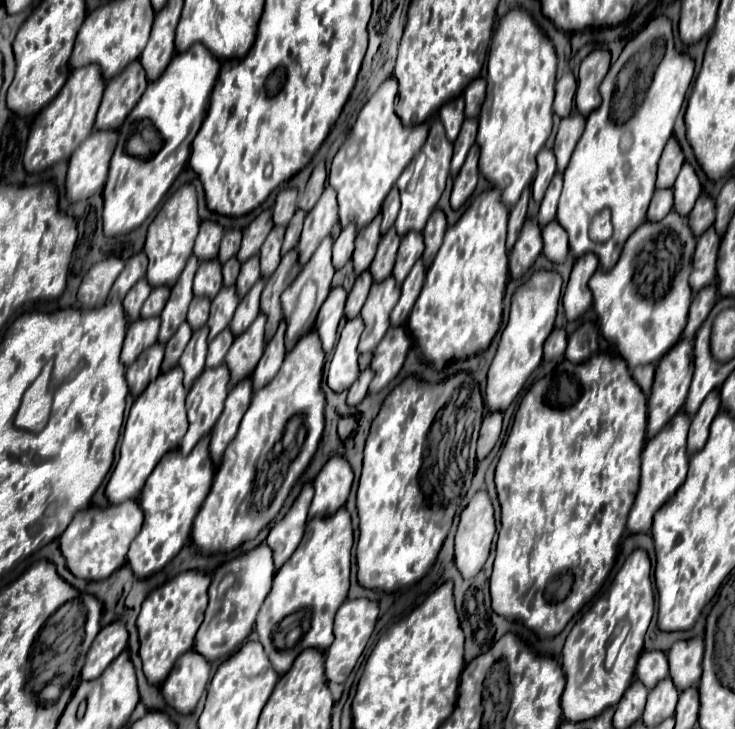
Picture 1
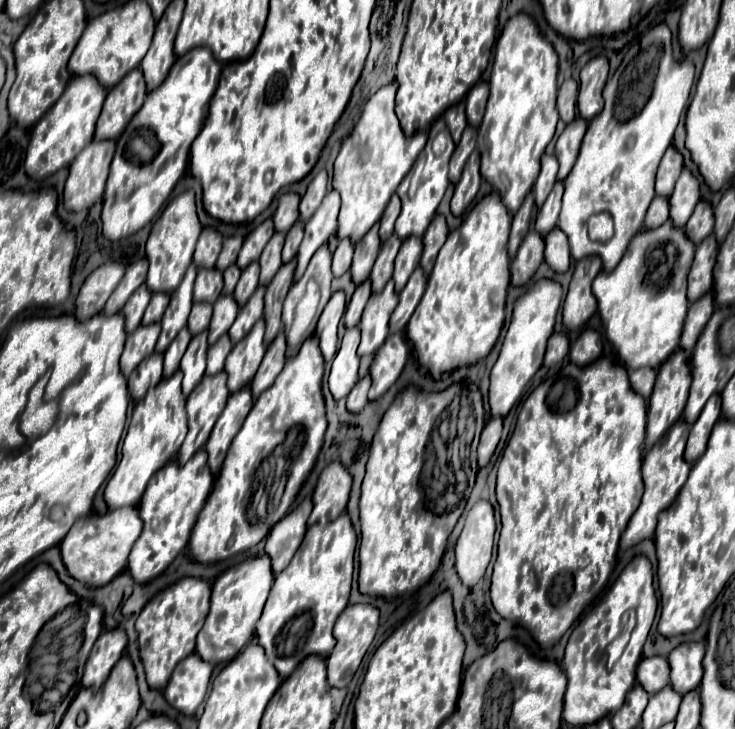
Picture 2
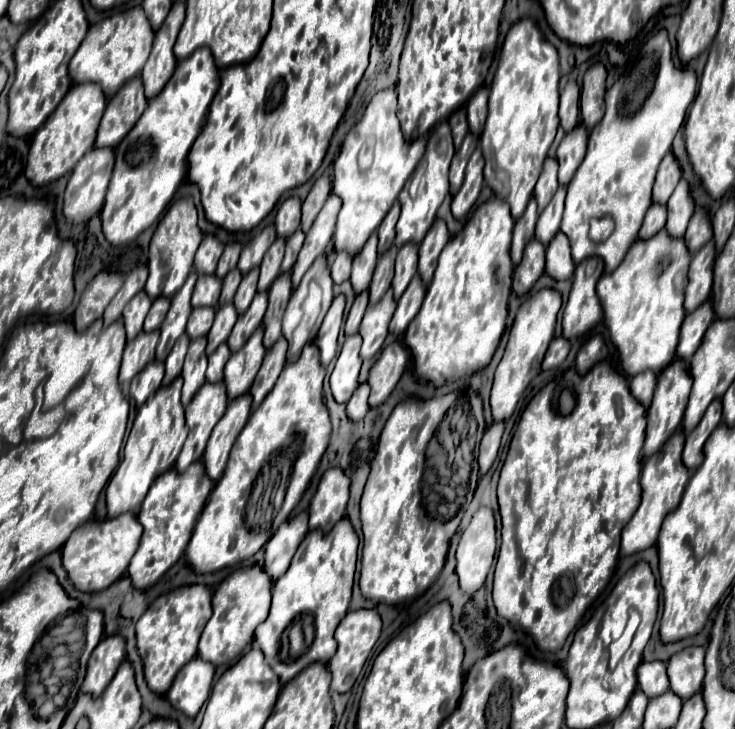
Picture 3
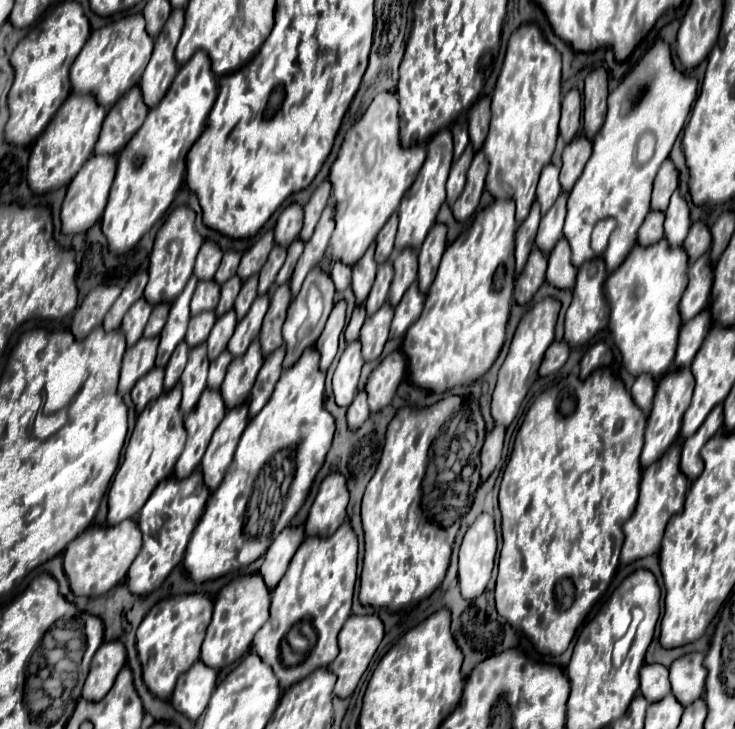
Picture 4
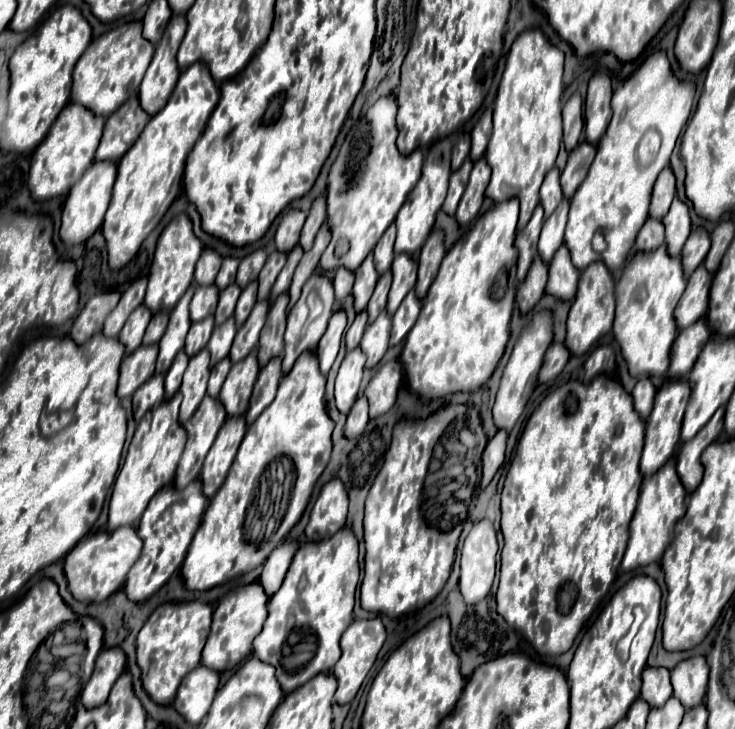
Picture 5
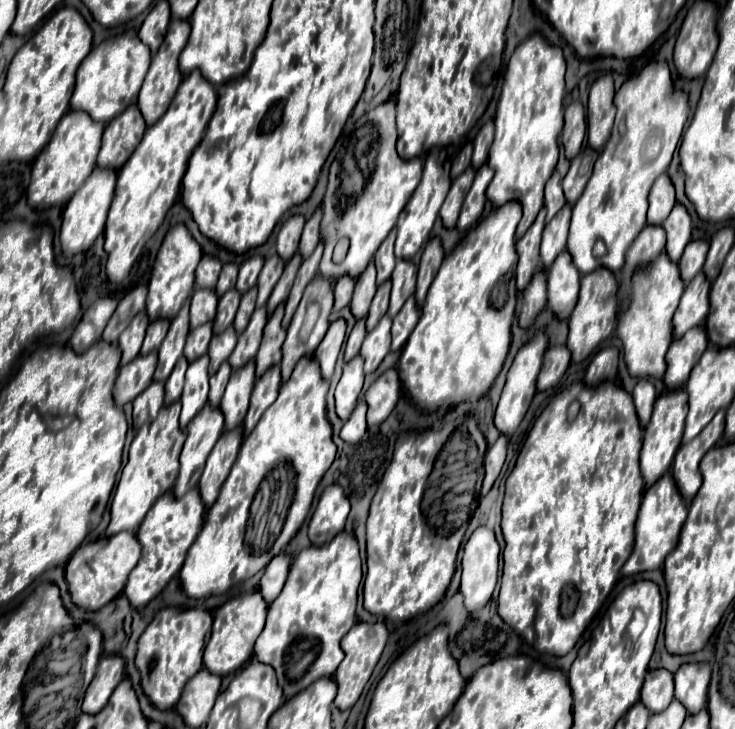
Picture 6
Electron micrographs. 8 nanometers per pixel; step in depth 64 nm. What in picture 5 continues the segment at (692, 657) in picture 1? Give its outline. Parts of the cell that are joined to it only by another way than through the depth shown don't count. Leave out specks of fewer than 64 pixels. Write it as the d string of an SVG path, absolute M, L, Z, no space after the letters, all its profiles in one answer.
M694 656L682 660L672 670L672 686L674 696L684 704L686 710L696 708L704 702L706 686L708 686L708 662L704 656Z

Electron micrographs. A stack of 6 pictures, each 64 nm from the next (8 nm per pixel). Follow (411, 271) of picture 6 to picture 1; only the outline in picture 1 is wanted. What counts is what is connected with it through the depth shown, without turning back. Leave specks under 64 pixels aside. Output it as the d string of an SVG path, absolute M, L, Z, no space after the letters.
M408 232L408 236L402 238L400 242L400 250L396 256L396 266L394 266L394 280L398 286L402 286L402 282L406 280L406 276L410 274L414 262L422 256L424 252L424 240L420 232Z

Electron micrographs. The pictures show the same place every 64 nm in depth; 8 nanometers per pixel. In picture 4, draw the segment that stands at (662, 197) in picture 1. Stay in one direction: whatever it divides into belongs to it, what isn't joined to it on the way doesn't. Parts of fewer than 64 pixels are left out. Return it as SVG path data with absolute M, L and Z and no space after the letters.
M650 212L638 230L638 244L652 246L664 238L664 214Z

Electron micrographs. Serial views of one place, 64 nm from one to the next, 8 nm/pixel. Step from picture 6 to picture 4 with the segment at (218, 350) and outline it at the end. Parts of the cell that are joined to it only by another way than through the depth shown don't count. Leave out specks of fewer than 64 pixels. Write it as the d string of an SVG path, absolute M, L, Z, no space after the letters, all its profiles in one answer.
M228 312L228 316L222 316L220 320L216 320L212 332L210 332L210 338L208 338L208 358L210 360L216 360L228 346L228 340L232 338L234 334L234 328L236 328L236 314L234 312Z

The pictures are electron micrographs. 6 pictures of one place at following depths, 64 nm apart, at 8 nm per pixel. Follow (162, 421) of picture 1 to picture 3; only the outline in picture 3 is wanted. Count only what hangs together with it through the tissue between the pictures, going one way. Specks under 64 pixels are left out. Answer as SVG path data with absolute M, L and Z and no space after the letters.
M176 378L170 386L162 386L156 394L152 394L146 400L146 404L142 404L142 408L138 410L132 432L124 446L124 460L120 462L118 470L114 472L106 488L108 518L116 518L124 512L136 514L152 482L174 466L182 450L182 444L188 436L188 428L184 424L184 406L180 402L180 390L182 378Z

